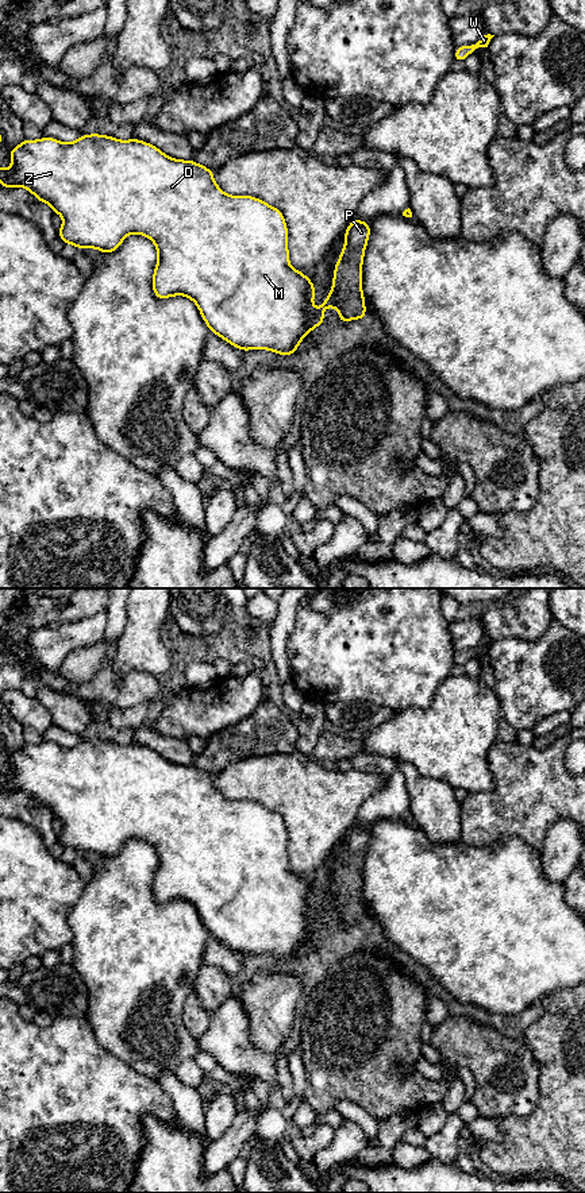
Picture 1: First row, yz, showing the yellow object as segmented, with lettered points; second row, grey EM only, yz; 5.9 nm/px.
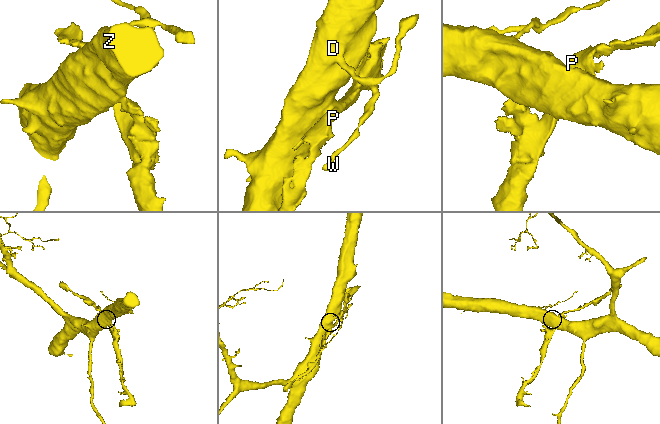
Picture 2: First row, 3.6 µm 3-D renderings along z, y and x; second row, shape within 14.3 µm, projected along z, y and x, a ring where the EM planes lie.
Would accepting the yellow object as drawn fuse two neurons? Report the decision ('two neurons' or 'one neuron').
two neurons

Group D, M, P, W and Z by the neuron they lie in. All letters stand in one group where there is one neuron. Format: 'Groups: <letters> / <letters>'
Groups: D M W Z / P

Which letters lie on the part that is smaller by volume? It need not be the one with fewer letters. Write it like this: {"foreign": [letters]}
{"foreign": ["P"]}

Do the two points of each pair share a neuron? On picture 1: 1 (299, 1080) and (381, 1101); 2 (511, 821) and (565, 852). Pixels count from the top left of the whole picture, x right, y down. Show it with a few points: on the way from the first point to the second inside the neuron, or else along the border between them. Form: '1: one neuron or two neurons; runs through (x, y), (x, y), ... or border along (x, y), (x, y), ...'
1: two neurons; border along (299, 1050), (304, 1068), (306, 1089), (303, 1096)
2: two neurons; border along (566, 817), (561, 817), (549, 829), (541, 849)

